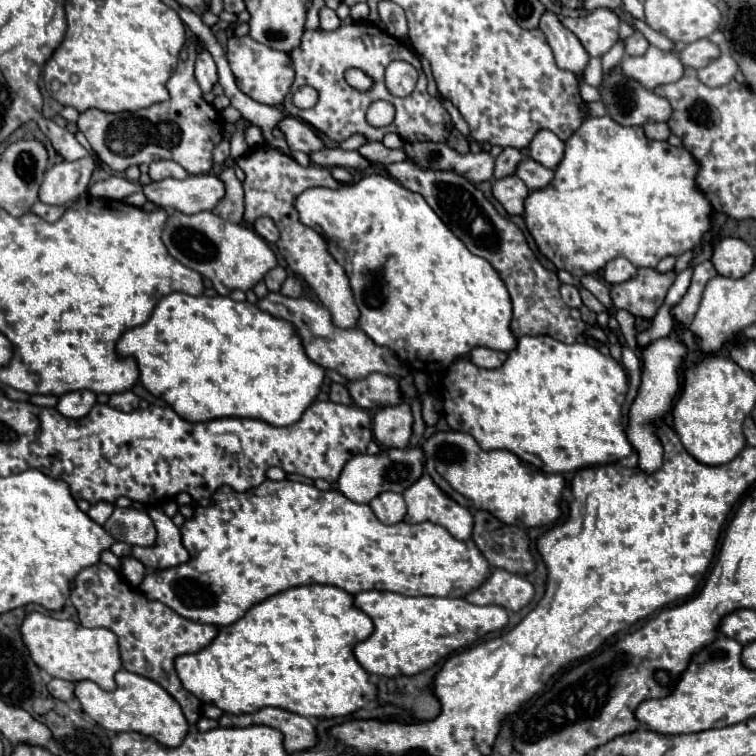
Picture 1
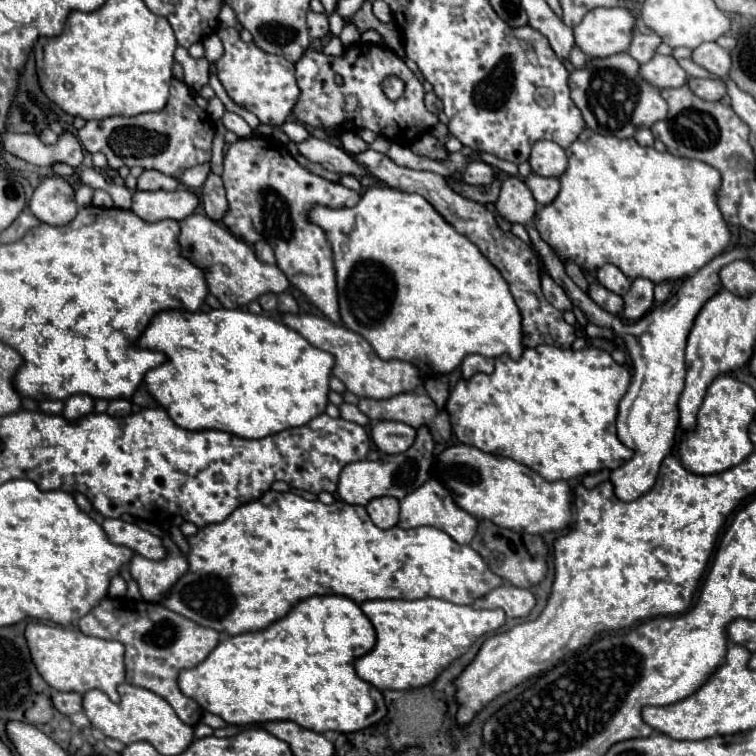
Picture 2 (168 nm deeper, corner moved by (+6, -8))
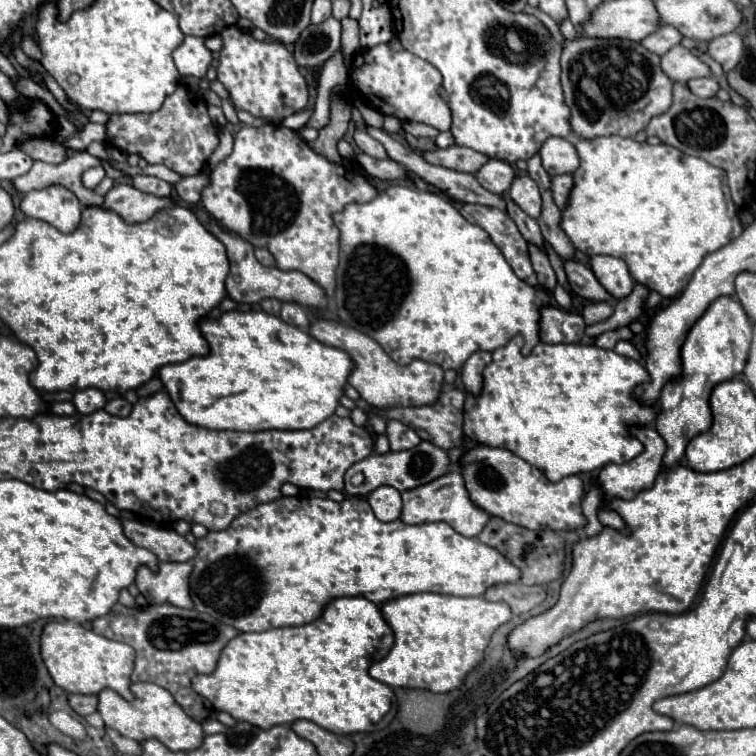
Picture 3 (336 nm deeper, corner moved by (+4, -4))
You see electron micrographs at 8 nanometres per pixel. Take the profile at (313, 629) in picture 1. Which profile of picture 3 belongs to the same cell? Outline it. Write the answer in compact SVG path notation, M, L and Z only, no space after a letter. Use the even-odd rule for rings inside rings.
M337 597L323 607L323 613L307 625L279 627L261 633L239 633L231 639L217 661L217 667L209 675L195 675L191 687L211 701L217 711L225 711L237 721L247 721L255 727L269 729L273 725L291 725L297 719L313 721L325 731L337 735L375 731L389 725L395 713L395 697L391 687L369 677L371 661L377 655L379 641L383 637L383 655L393 645L393 631L381 617L375 603L365 597Z

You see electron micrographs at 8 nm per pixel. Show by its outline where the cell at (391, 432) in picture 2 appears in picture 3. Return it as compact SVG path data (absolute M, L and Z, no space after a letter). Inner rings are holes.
M387 421L387 431L385 431L391 451L403 451L403 449L413 449L415 445L419 445L419 435L403 425L401 421Z

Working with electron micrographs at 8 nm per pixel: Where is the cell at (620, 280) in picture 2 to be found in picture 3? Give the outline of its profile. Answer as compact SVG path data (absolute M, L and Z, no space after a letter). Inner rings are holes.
M595 255L591 257L591 269L599 283L615 297L627 297L633 289L633 277L627 271L627 265L623 259L609 257L609 255Z

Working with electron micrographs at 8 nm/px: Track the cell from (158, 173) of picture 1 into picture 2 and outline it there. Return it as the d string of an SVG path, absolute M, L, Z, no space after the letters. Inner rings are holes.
M143 171L137 179L137 189L143 189L143 191L175 191L177 189L177 181L169 175L163 175L159 171Z

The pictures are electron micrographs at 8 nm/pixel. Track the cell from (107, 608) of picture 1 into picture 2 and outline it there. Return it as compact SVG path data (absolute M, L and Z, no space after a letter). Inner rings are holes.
M105 597L101 605L97 605L91 613L79 619L79 629L85 635L113 639L125 645L125 667L127 667L127 683L149 689L161 695L175 709L181 721L195 727L201 721L203 709L197 701L185 697L177 687L177 677L181 669L189 669L207 659L207 655L217 647L221 635L215 629L201 627L199 623L149 601L131 601Z

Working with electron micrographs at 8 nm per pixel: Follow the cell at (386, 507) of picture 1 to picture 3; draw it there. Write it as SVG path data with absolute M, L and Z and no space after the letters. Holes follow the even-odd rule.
M379 487L367 497L379 521L395 521L401 515L401 493L393 487Z

